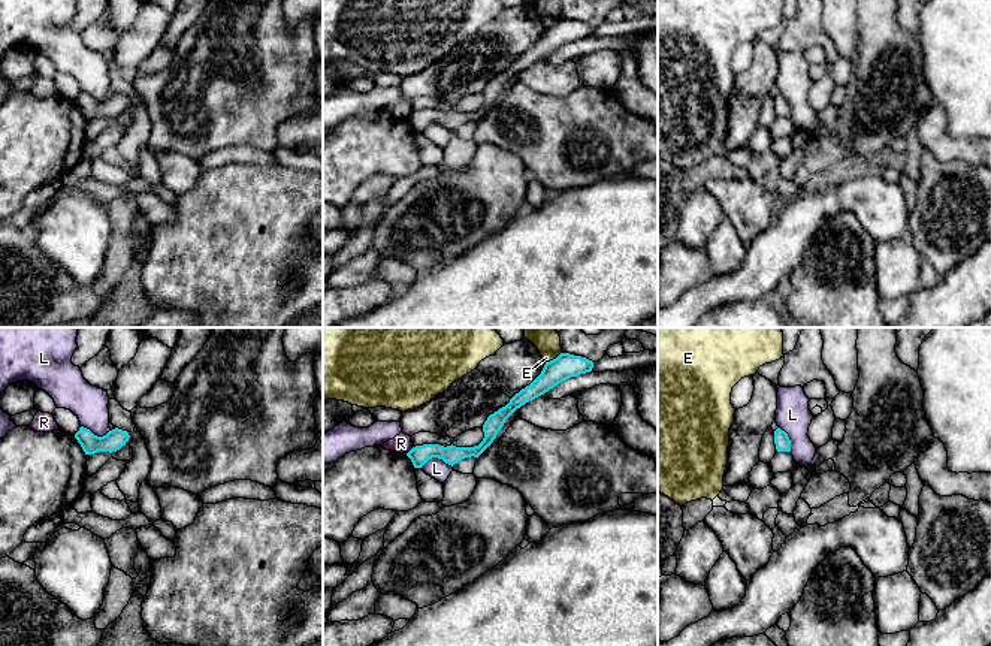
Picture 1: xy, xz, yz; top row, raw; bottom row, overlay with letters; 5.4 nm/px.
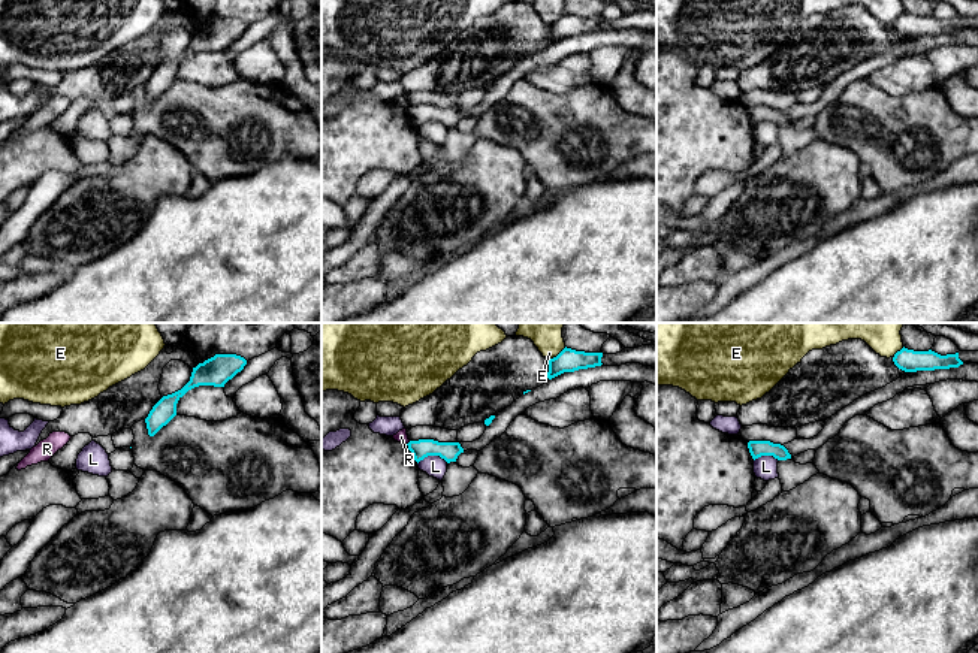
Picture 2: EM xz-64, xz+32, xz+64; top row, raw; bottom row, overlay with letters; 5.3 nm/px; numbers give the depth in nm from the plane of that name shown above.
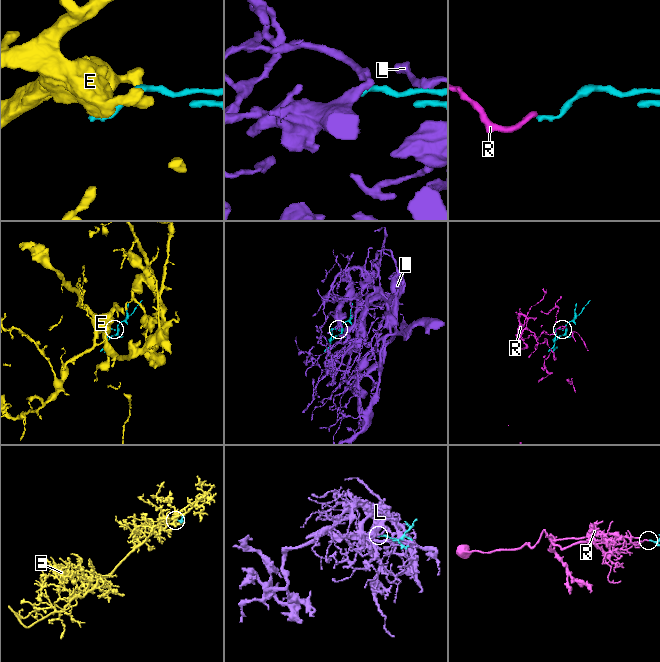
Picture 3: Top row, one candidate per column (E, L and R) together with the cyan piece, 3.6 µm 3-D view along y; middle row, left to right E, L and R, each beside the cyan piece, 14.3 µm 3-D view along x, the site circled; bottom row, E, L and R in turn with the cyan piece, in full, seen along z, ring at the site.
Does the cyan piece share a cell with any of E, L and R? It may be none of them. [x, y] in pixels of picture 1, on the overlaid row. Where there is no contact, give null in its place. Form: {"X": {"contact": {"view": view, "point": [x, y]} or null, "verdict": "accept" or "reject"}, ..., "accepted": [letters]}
{"E": {"contact": {"view": "xz", "point": [553, 359]}, "verdict": "reject"}, "L": {"contact": {"view": "xz", "point": [435, 456]}, "verdict": "reject"}, "R": {"contact": {"view": "xz", "point": [410, 450]}, "verdict": "reject"}, "accepted": []}

